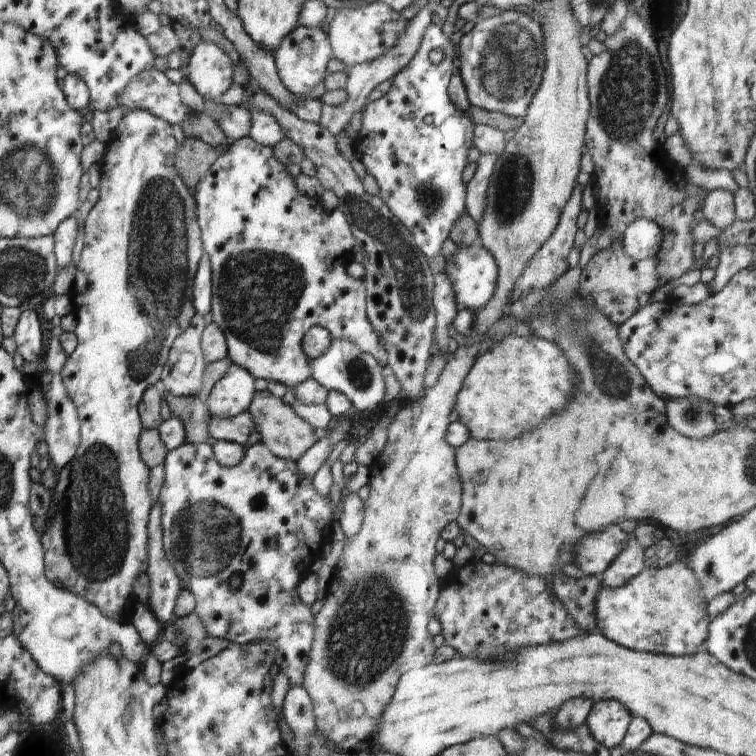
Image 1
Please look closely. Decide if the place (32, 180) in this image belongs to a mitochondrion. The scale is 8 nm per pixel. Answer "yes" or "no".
yes

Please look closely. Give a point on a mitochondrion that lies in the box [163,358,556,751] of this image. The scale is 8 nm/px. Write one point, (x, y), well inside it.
(368, 632)

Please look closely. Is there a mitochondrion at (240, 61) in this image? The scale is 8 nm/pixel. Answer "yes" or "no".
no

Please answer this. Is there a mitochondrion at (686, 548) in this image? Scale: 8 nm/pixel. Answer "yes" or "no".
no

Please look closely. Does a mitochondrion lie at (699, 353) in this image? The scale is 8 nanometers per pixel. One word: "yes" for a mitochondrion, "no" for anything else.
no

